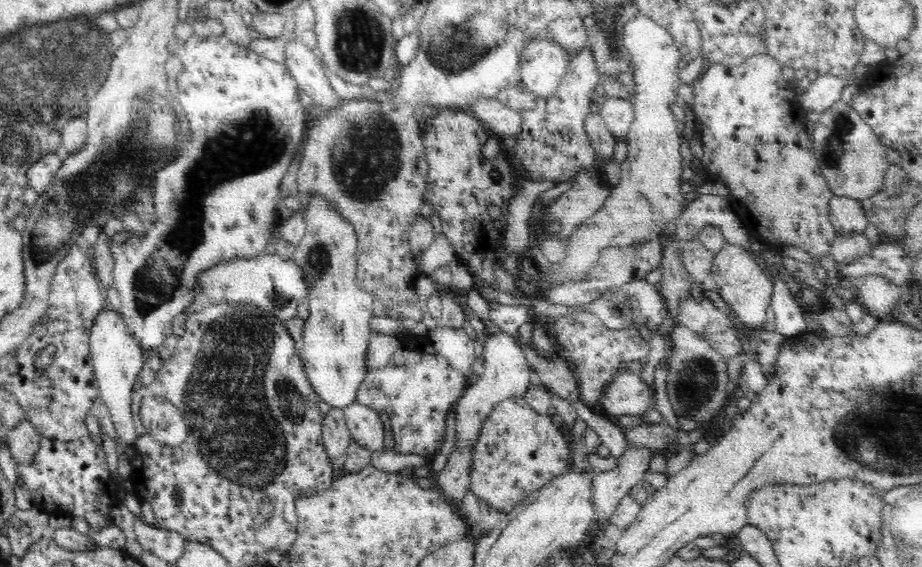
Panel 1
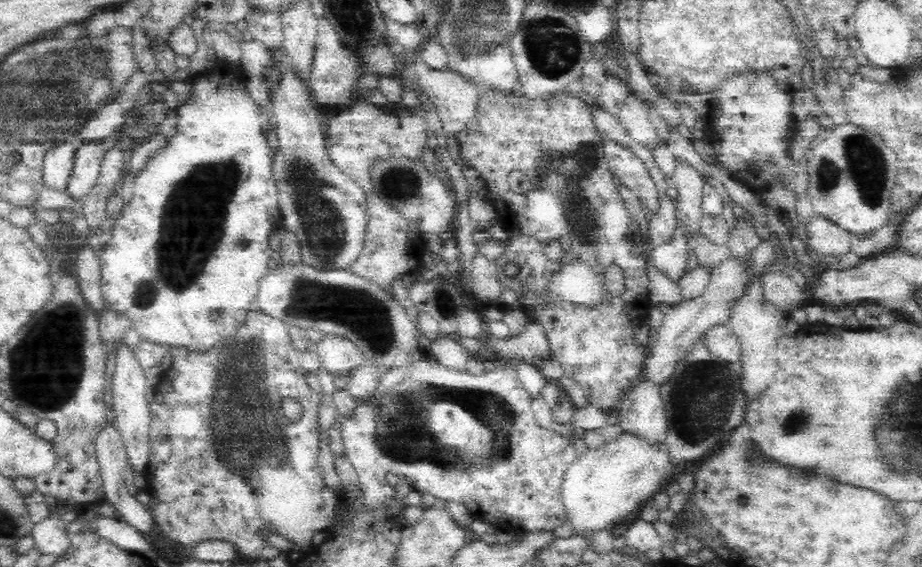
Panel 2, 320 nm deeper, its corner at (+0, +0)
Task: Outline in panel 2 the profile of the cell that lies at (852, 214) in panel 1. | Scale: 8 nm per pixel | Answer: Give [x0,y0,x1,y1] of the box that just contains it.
[806,215,852,261]

